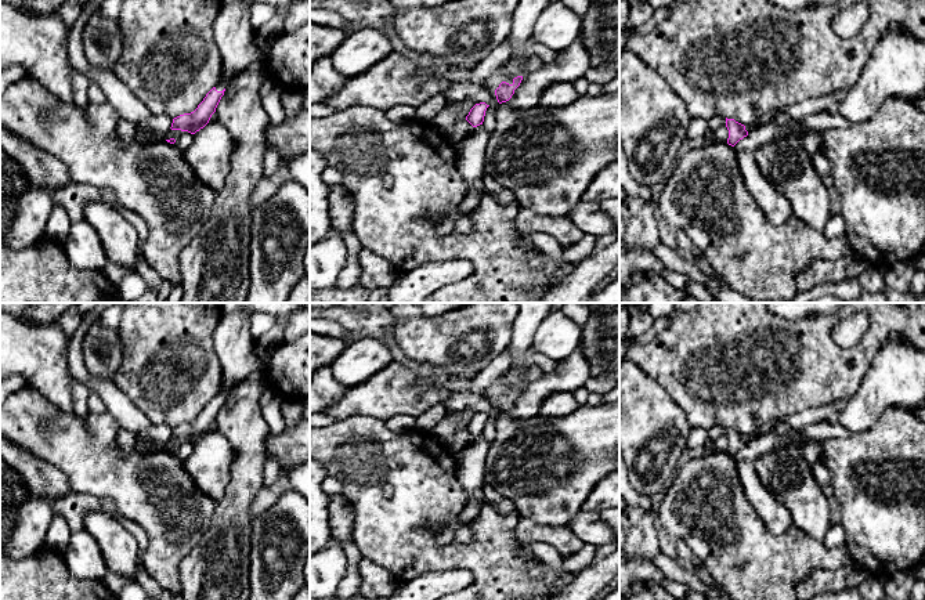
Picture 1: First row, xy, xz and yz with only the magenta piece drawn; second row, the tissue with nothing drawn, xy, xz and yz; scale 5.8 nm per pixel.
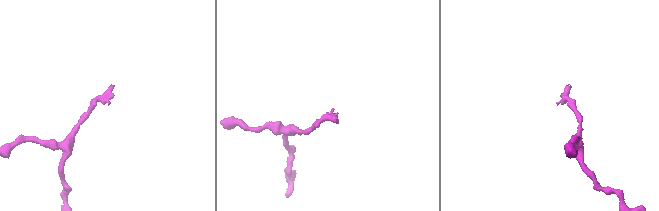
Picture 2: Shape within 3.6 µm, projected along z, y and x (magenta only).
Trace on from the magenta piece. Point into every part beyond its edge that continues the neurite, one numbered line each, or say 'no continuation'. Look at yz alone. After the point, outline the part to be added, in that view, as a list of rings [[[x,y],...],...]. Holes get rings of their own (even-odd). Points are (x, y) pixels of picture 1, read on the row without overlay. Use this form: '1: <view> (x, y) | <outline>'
no continuation

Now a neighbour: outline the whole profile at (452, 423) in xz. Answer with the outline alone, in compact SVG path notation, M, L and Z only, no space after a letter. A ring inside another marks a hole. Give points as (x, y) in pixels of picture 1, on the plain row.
M466 409L458 413L448 413L437 426L430 431L431 435L447 444L456 433L467 426L470 419L476 415L476 409Z

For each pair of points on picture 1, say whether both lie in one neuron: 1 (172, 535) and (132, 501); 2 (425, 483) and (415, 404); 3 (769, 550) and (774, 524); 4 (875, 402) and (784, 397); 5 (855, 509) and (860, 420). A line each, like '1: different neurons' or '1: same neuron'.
1: same neuron
2: different neurons
3: different neurons
4: different neurons
5: different neurons

